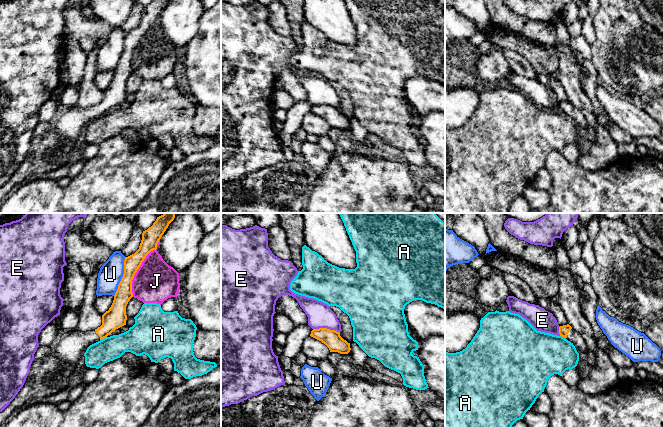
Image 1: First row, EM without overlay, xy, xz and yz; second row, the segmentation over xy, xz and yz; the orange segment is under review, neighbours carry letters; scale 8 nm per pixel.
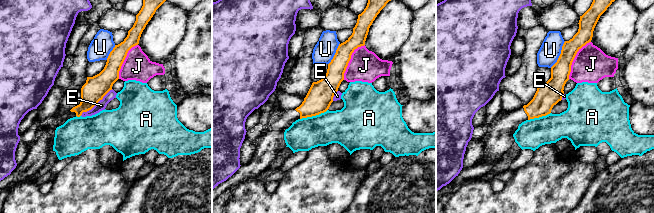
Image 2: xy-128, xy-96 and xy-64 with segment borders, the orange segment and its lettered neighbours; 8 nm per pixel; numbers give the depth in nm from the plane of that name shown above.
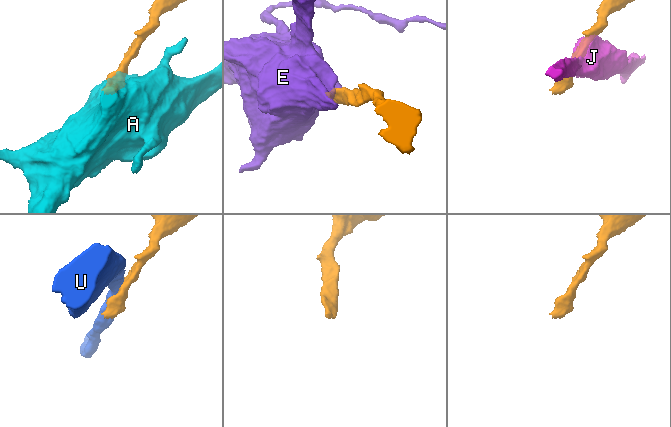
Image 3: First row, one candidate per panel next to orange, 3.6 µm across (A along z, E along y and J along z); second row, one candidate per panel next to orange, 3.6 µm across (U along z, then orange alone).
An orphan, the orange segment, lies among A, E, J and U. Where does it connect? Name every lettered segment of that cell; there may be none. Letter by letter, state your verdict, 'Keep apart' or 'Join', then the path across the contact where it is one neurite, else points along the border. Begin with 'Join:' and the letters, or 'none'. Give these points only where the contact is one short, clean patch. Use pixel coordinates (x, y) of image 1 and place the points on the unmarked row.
Join: none
A: Keep apart. Boundary: xy (106, 112), (100, 116)
E: Keep apart. Boundary: xz (313, 104), (329, 104), (339, 108)
J: Keep apart
U: Keep apart. Boundary: xy (125, 33), (124, 49), (113, 71)

